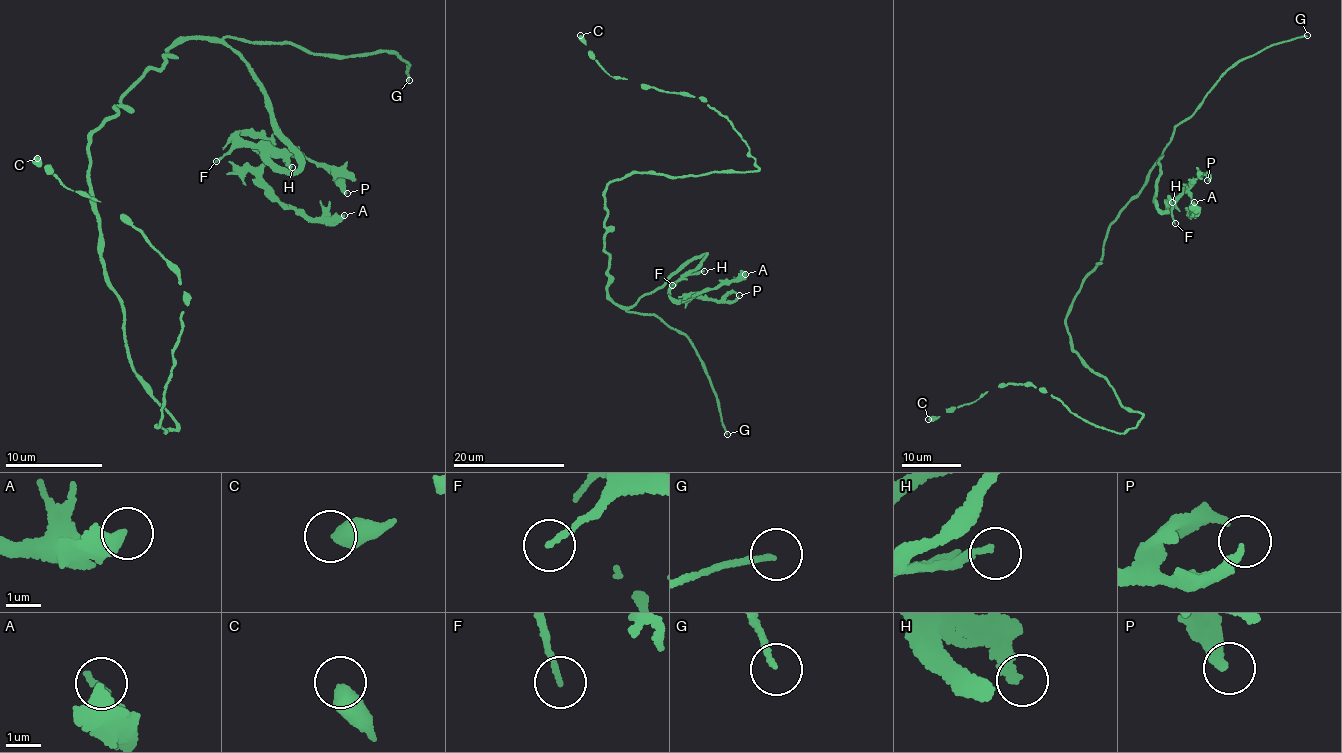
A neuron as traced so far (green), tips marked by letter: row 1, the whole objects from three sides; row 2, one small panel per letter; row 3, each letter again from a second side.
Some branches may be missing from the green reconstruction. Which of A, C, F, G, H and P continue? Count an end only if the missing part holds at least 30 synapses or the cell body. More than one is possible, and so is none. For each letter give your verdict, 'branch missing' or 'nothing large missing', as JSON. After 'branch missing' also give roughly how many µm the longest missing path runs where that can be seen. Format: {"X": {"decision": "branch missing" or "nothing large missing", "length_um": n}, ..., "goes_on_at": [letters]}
{"A": {"decision": "nothing large missing"}, "C": {"decision": "nothing large missing"}, "F": {"decision": "nothing large missing"}, "G": {"decision": "branch missing", "length_um": 180}, "H": {"decision": "nothing large missing"}, "P": {"decision": "nothing large missing"}, "goes_on_at": ["G"]}

